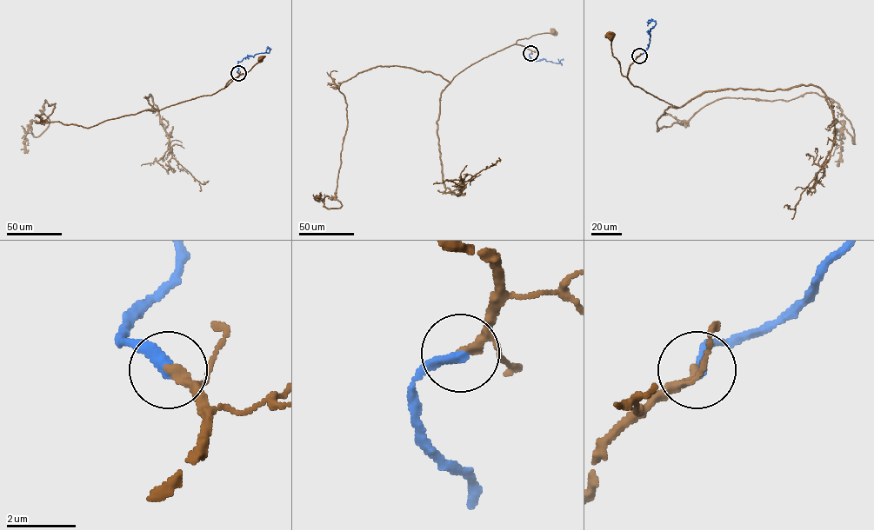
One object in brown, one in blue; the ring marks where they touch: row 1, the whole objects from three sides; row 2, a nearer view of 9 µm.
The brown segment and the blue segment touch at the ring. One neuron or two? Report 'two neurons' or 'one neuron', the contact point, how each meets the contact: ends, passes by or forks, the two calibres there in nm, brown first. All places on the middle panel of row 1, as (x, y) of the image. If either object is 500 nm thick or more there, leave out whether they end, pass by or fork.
two neurons; place (530, 53); brown passes by; blue ends; calibres 180 and 360 nm

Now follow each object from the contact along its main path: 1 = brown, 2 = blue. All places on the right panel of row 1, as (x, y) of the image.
1: (639, 56), (630, 66), (627, 76), (623, 76), (619, 62), (612, 54), (610, 35)
2: (639, 56), (649, 46), (650, 35), (647, 32), (656, 23), (649, 20), (649, 23)

